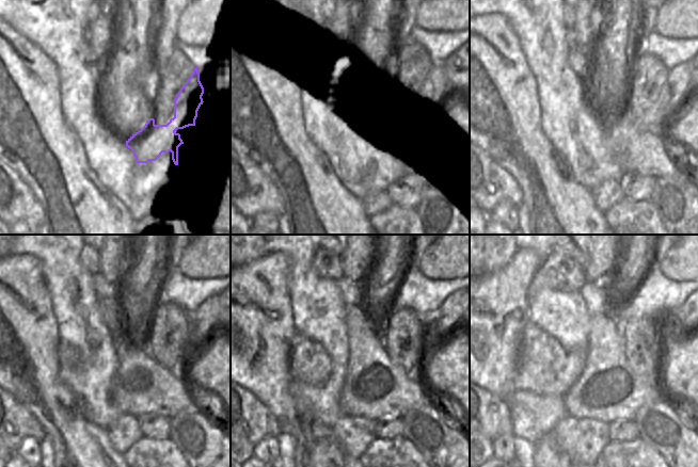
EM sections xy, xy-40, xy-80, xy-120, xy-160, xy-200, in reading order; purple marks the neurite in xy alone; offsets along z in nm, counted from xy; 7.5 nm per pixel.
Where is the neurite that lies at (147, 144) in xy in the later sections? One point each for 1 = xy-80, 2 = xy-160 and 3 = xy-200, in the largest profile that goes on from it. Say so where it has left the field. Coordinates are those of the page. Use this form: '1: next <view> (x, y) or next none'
1: next xy-80 (680, 83)
2: next xy-160 (447, 317)
3: next xy-200 (686, 317)

